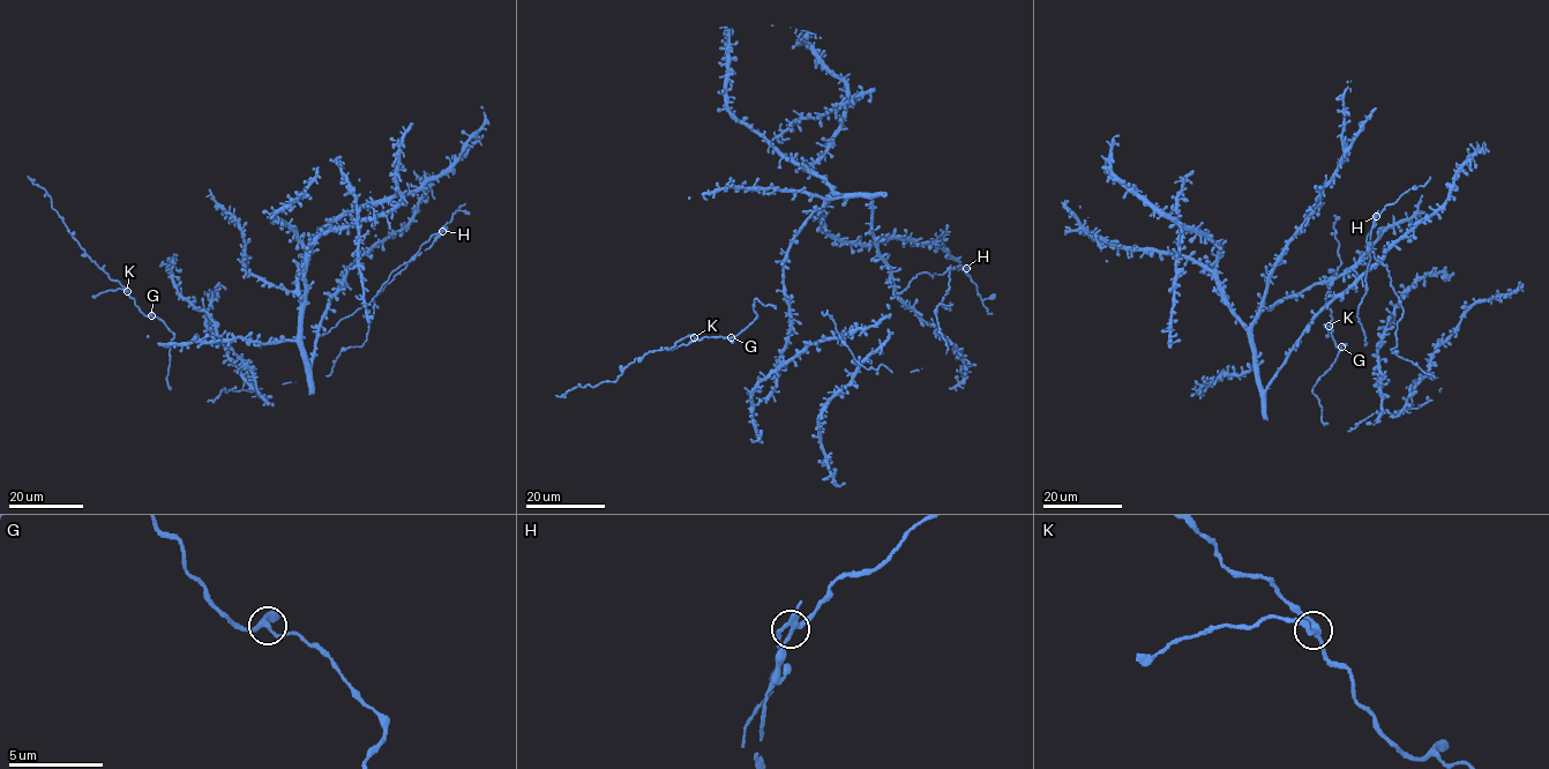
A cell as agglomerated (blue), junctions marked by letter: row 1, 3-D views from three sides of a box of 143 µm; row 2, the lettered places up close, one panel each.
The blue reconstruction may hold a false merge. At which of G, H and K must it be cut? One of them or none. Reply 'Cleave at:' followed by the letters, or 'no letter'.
Cleave at: H

